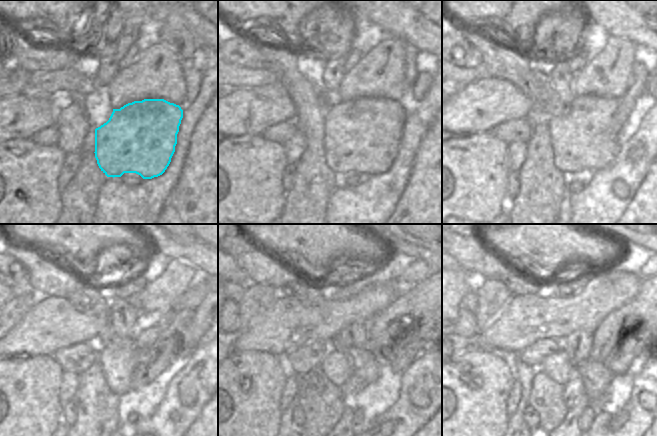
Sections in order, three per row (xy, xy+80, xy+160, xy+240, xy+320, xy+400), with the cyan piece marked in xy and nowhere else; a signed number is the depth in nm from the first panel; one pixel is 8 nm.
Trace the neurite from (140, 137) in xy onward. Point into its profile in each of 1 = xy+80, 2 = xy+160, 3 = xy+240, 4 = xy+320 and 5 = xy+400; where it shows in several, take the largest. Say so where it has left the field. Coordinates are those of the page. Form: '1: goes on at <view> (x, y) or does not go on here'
1: goes on at xy+80 (363, 135)
2: goes on at xy+160 (582, 138)
3: goes on at xy+240 (118, 365)
4: goes on at xy+320 (335, 366)
5: goes on at xy+400 (558, 366)

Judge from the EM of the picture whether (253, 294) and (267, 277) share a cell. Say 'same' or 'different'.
different

